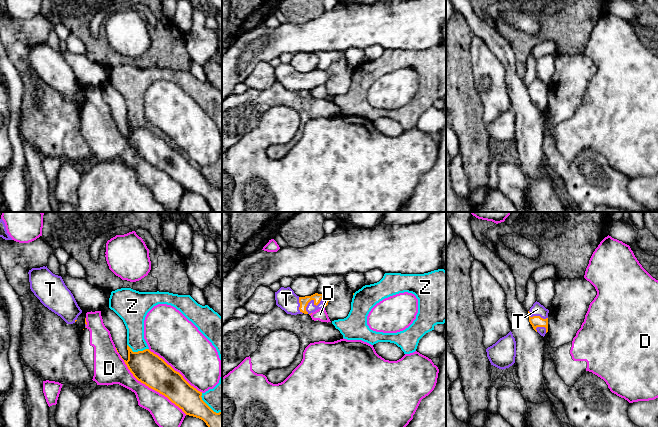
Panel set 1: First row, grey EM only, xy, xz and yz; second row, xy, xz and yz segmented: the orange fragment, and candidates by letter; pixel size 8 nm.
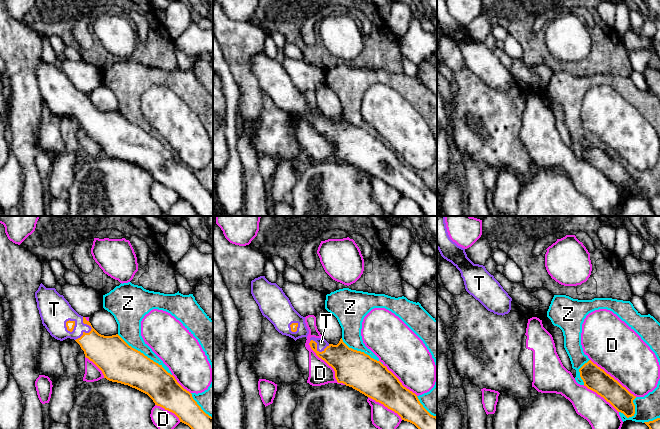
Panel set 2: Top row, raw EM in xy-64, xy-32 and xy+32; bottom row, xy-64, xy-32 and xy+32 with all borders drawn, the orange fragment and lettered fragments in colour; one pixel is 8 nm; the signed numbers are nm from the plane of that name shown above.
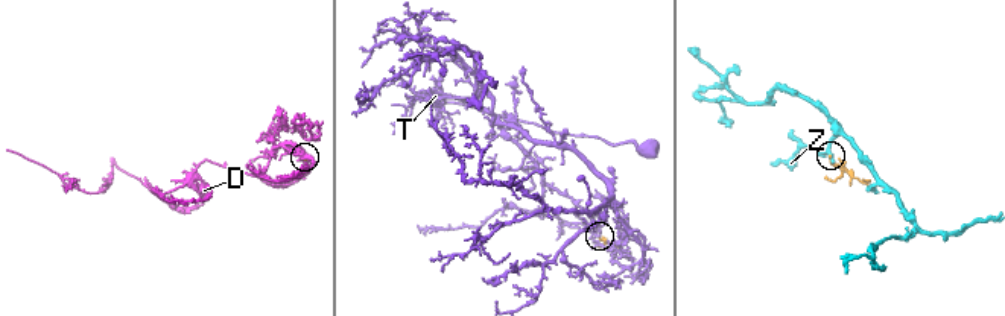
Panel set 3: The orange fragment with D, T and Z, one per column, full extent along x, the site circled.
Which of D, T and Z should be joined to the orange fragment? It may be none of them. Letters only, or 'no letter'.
T

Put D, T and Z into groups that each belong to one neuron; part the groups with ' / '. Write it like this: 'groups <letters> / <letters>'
groups D / T / Z

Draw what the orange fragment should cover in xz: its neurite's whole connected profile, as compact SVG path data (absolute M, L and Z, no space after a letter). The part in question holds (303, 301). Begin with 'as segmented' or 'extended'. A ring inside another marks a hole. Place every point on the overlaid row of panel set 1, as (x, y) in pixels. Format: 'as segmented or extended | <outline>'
extended | M281 287L275 292L275 300L278 307L291 315L303 313L311 315L316 310L325 308L329 302L327 294L315 293L311 296L299 297L290 287Z

